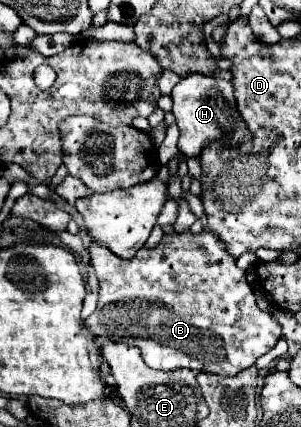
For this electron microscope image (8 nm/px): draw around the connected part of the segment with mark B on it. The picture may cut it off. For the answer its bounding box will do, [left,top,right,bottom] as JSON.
[84,234,282,374]

